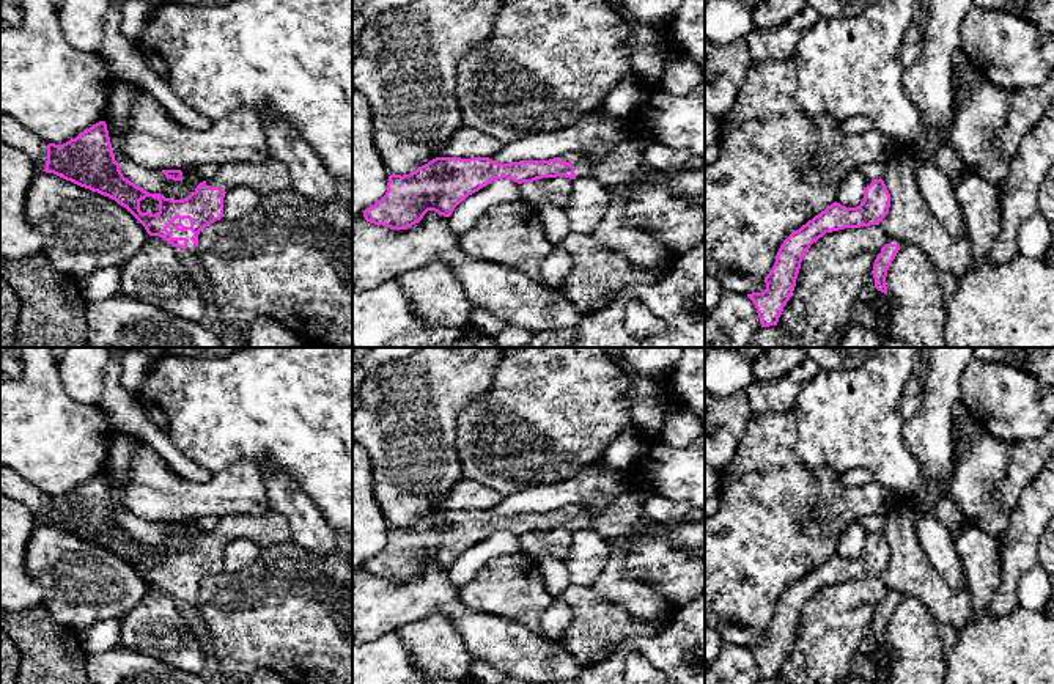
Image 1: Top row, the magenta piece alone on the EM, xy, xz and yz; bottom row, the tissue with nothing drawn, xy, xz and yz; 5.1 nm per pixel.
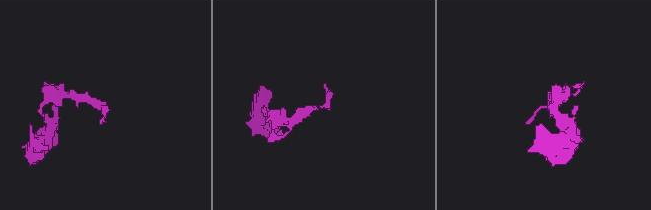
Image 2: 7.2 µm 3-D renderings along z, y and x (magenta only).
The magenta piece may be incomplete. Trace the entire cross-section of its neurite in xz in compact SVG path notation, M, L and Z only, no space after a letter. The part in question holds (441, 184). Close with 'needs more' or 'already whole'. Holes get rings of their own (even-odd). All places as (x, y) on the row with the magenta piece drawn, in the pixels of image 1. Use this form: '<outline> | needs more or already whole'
M629 135L595 162L576 153L511 164L499 164L489 157L436 157L409 175L390 175L385 195L362 212L370 223L407 230L428 211L450 217L461 201L496 179L507 178L522 184L543 178L576 179L590 175L607 189L631 181L654 182L705 208L705 170L654 170L643 162L639 142Z | needs more

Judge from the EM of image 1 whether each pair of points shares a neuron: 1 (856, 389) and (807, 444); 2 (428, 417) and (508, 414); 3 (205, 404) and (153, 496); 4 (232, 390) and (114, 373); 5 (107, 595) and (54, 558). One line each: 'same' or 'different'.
1: same
2: different
3: different
4: different
5: same

